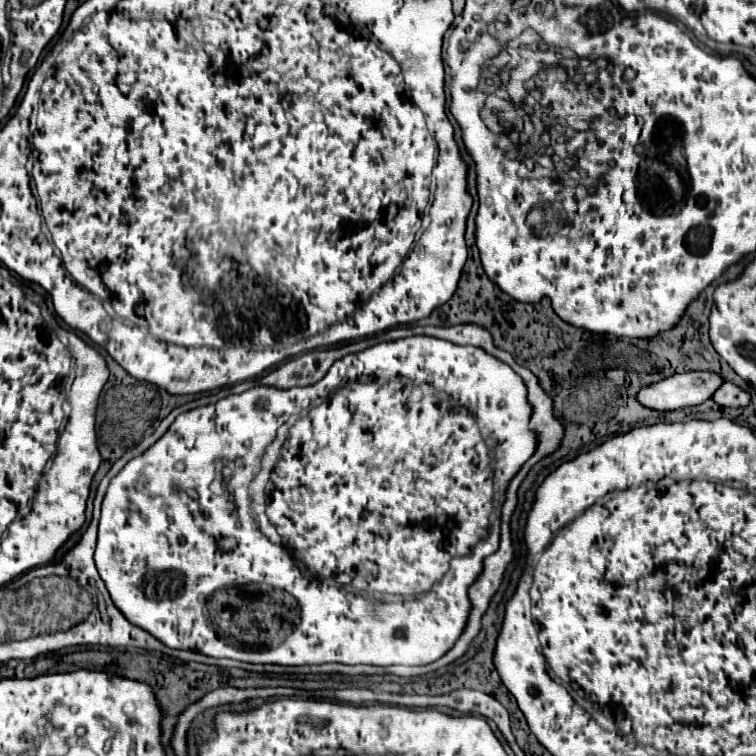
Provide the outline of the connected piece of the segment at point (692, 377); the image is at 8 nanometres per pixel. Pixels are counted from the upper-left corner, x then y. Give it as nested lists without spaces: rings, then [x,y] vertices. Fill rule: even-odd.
[[[685,372],[673,374],[653,386],[639,392],[637,400],[653,410],[677,410],[699,406],[711,398],[711,394],[725,380],[715,372]]]

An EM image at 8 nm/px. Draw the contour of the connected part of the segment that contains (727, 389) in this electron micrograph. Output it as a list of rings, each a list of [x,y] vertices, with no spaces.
[[[725,382],[715,394],[713,394],[713,400],[719,404],[719,406],[727,406],[727,408],[743,408],[743,406],[749,406],[751,402],[751,396],[741,390],[739,386],[731,384],[731,382]]]

